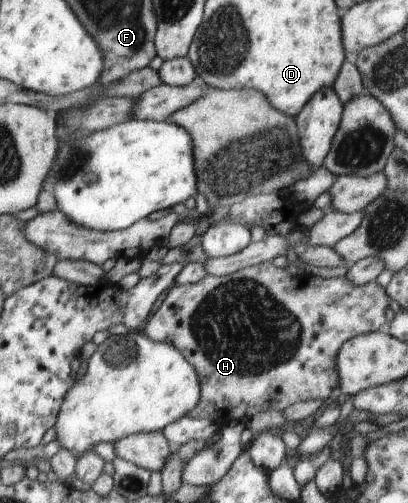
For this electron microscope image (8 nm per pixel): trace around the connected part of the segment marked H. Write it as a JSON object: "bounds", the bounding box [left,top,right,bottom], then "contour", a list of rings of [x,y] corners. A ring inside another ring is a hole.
{"bounds":[142,261,390,430],"contour":[[[272,261],[263,262],[248,268],[243,268],[241,271],[233,272],[232,274],[222,276],[206,275],[200,282],[194,284],[174,285],[155,314],[150,316],[148,323],[146,322],[142,332],[154,340],[154,342],[166,342],[172,344],[182,352],[182,356],[192,363],[198,378],[200,379],[200,402],[196,404],[194,410],[190,410],[188,416],[190,418],[208,418],[212,420],[221,430],[230,422],[246,423],[258,412],[266,410],[280,410],[283,412],[288,406],[296,402],[304,402],[304,400],[314,400],[314,398],[326,399],[332,390],[339,386],[338,370],[336,370],[336,356],[340,347],[351,338],[359,334],[371,333],[378,331],[378,328],[386,322],[386,309],[390,307],[390,298],[385,290],[376,280],[367,282],[366,284],[356,286],[348,280],[348,276],[333,277],[324,279],[320,276],[308,278],[304,282],[302,278],[296,279],[290,276],[288,272],[278,266],[274,266]]]}

